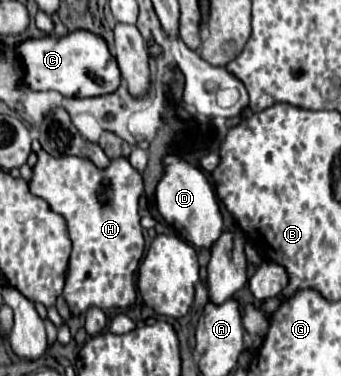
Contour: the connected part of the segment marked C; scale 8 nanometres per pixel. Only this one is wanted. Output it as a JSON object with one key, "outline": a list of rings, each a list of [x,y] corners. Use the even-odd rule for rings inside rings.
{"outline":[[[86,30],[70,32],[64,38],[42,36],[38,40],[26,40],[16,48],[16,58],[22,62],[22,66],[26,70],[26,80],[30,84],[30,88],[34,88],[34,90],[56,90],[68,98],[90,98],[90,96],[112,94],[118,90],[120,80],[122,80],[116,58],[112,54],[108,54],[106,40],[102,36],[98,36],[94,32],[86,32]]]}

